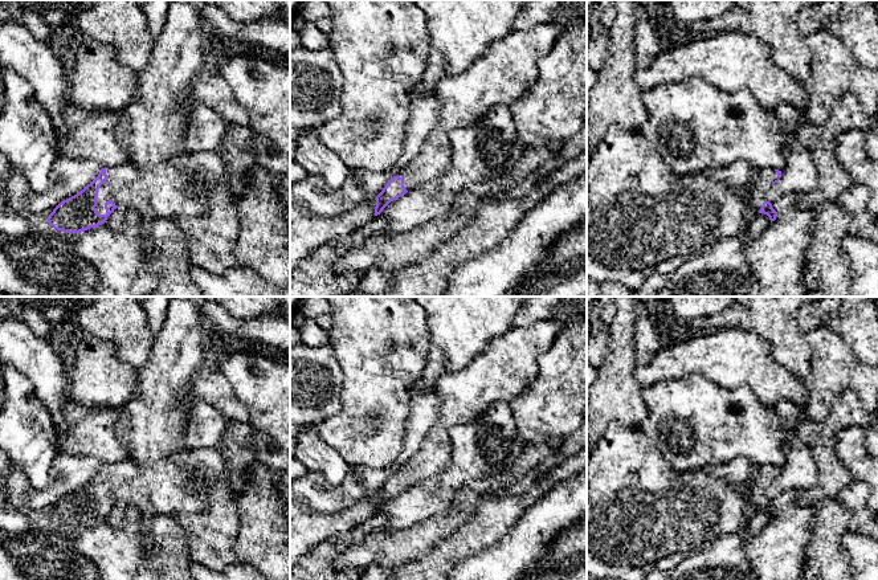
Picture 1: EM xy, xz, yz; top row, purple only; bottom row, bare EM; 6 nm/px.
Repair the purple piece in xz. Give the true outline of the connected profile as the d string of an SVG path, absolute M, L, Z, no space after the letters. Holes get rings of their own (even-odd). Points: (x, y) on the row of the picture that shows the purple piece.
M539 24L528 30L512 30L503 38L493 41L489 50L463 73L440 79L436 86L442 103L438 122L417 155L376 196L375 216L380 215L391 201L440 176L450 166L453 150L449 132L452 130L467 127L493 106L510 106L523 95L539 78L538 61L554 49L564 29L558 24Z

